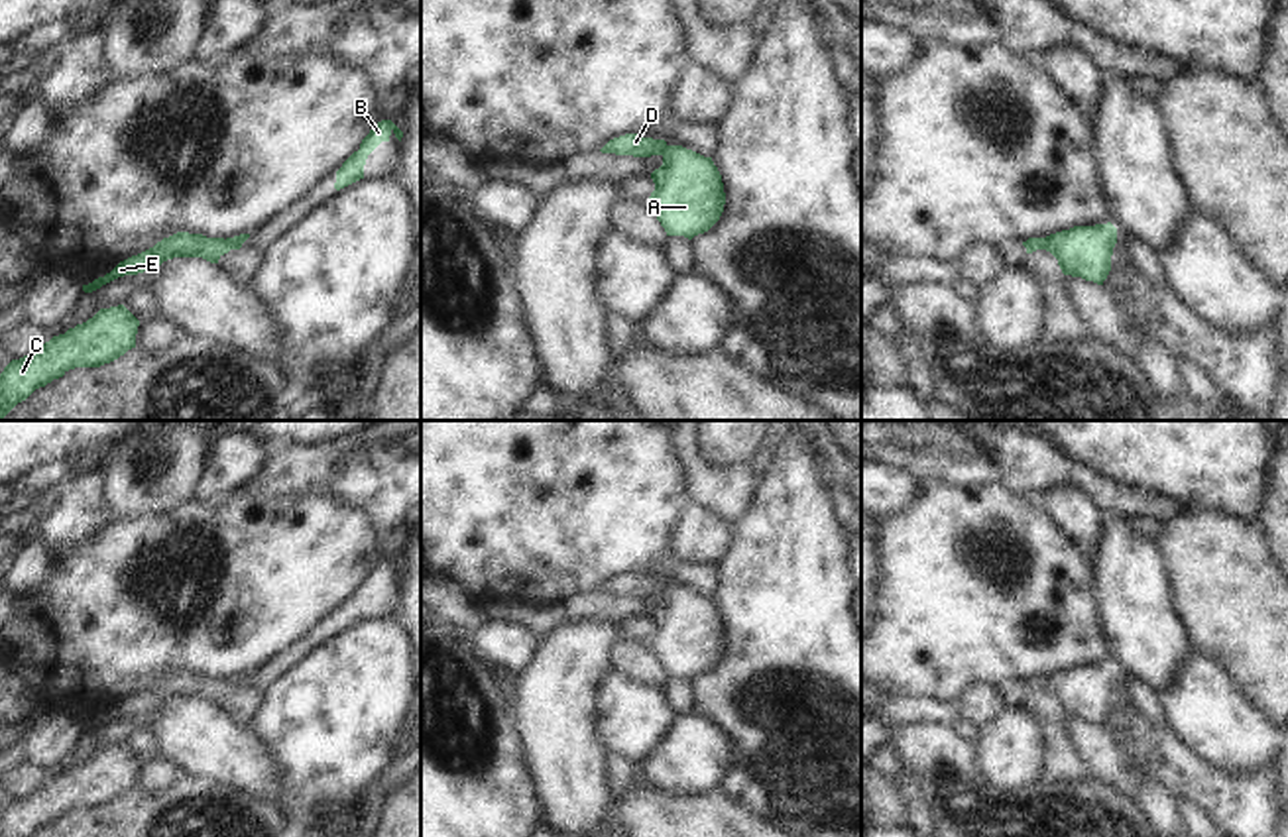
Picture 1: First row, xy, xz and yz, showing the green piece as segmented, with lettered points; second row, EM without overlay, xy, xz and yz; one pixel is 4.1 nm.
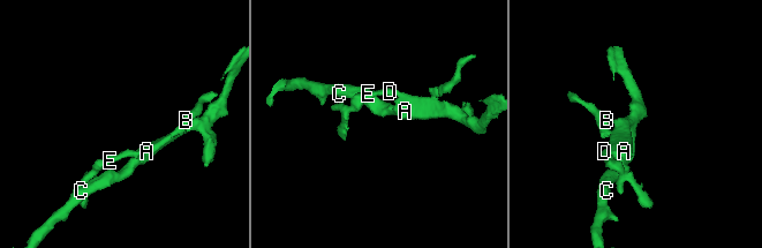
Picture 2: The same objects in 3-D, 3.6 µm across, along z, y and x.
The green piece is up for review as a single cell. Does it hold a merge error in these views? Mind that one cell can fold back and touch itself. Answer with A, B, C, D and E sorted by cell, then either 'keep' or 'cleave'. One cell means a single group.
A B C D E; keep

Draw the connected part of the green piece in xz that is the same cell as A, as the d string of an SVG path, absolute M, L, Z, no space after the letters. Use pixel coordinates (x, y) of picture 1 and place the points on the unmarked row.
M637 574L614 578L600 591L633 597L663 597L663 605L651 613L655 631L647 639L647 646L667 676L692 680L708 672L720 660L726 633L722 615L712 597Z

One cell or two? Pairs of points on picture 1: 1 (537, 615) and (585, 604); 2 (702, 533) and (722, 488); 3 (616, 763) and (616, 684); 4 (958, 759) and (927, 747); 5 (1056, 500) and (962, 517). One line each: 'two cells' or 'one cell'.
1: one cell
2: two cells
3: two cells
4: one cell
5: two cells

